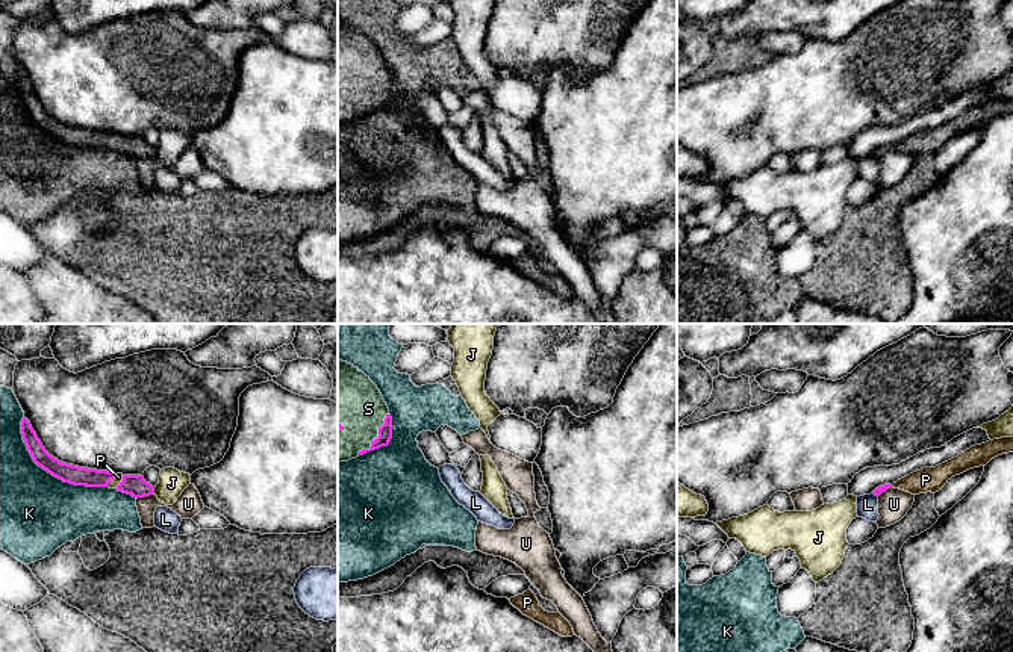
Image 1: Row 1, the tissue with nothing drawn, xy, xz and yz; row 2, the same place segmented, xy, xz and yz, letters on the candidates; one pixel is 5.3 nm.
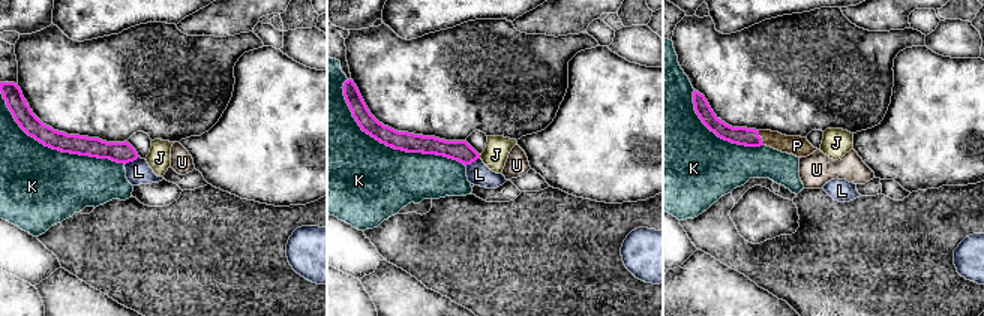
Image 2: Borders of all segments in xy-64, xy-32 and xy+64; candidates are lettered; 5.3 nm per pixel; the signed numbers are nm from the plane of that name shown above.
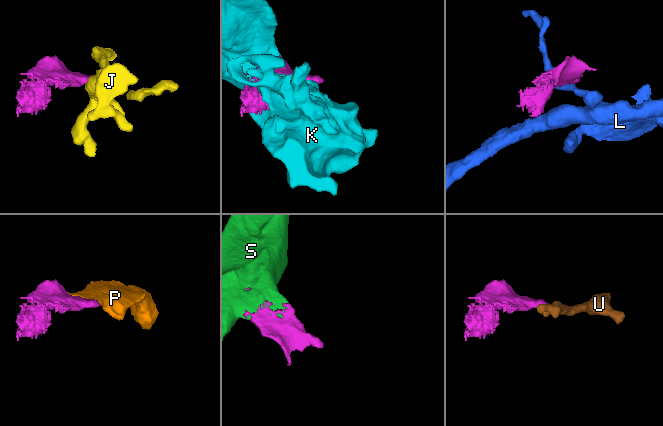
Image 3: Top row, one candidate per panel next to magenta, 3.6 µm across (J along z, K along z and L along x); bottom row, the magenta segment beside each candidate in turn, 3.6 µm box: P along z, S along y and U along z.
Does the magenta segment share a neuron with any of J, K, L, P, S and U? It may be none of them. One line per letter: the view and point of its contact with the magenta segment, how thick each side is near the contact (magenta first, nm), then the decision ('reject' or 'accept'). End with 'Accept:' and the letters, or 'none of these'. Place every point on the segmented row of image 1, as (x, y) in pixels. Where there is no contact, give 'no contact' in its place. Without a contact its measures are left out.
J: contact xy (153, 490); calibres 110 and 140 nm; reject
K: contact xy (49, 472); calibres 100 and 420 nm; reject
L: contact yz (875, 495); calibres 50 and 110 nm; reject
P: contact xy (111, 478); calibres 100 and 50 nm; accept
S: contact xz (379, 436); calibres 80 and 280 nm; accept
U: contact xy (144, 495); calibres 110 and 140 nm; reject
Accept: P, S

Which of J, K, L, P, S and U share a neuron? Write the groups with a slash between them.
J / K / L / P S / U

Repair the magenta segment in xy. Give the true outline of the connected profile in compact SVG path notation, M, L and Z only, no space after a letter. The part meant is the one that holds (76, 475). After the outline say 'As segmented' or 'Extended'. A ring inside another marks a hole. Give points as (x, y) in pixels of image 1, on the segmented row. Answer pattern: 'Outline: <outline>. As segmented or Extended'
Outline: M26 418L21 421L21 434L33 461L64 483L86 487L117 489L118 492L132 495L136 499L154 493L154 487L147 483L142 475L123 475L108 470L79 467L59 461L45 451Z. Extended

